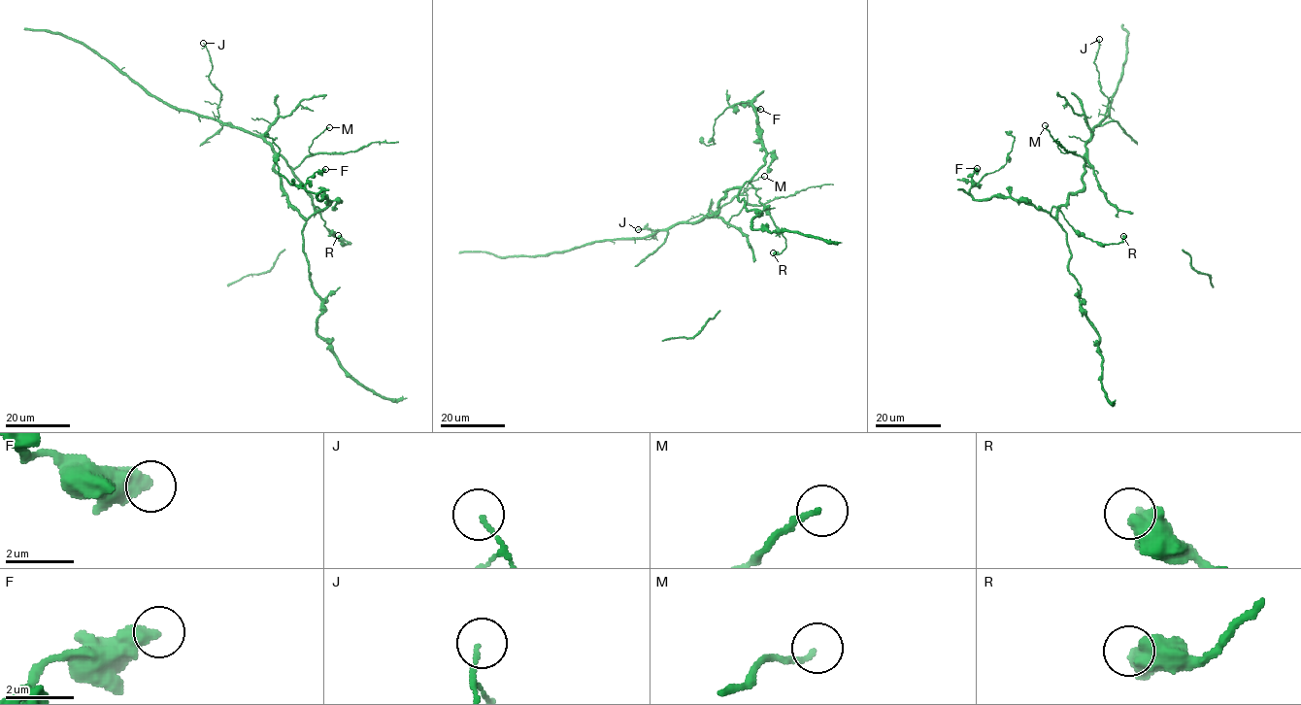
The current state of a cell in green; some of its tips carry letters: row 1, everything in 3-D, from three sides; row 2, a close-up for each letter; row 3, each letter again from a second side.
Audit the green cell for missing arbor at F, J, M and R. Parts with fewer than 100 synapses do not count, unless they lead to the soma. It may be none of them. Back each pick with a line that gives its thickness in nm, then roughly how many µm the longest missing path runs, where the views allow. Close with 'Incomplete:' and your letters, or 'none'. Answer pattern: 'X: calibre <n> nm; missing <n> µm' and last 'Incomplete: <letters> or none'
Incomplete: none

